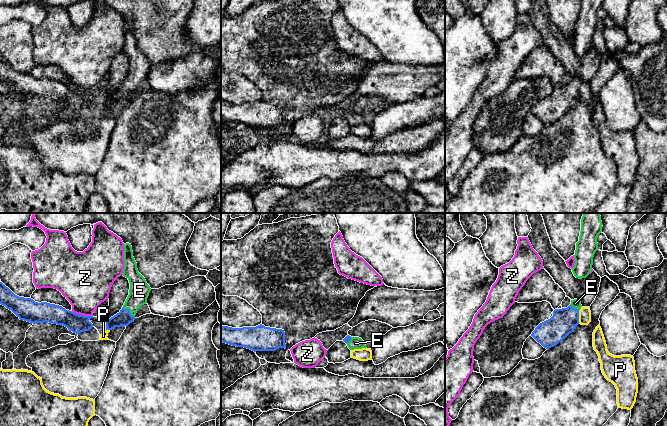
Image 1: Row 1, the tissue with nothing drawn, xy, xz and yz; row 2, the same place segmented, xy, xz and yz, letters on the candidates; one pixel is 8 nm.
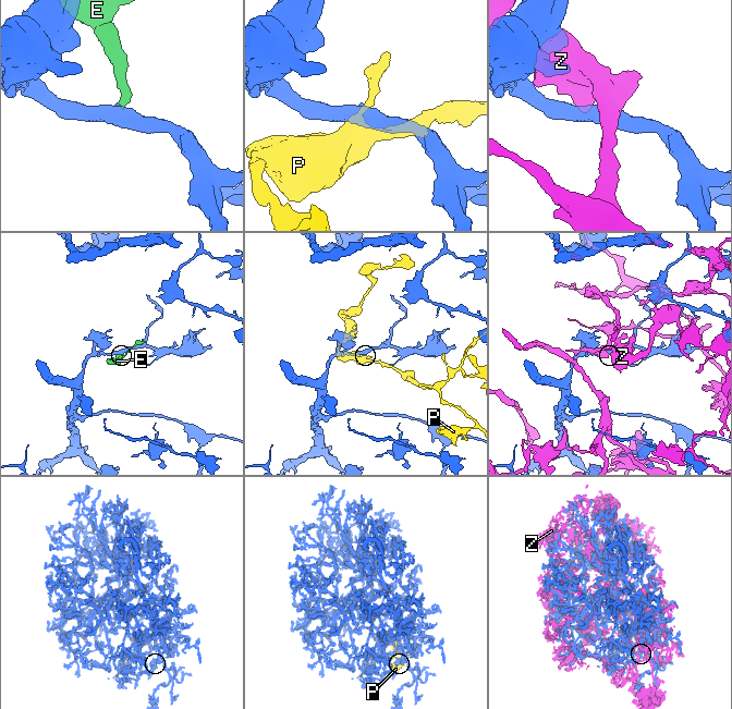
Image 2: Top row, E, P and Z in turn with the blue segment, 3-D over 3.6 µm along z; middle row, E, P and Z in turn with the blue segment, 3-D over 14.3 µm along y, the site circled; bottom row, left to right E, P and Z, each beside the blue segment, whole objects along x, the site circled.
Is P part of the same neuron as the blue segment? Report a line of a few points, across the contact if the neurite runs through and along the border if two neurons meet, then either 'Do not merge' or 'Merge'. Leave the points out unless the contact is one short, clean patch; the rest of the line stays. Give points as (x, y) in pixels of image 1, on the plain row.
Line: yz (578, 86), (579, 99). Do not merge

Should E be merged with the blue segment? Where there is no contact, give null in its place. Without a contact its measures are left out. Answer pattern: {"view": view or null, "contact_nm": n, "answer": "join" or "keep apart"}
{"view": "xy", "contact_nm": 130, "answer": "join"}

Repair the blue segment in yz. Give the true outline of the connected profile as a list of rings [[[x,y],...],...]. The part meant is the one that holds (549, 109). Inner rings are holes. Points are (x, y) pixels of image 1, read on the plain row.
[[[574,75],[567,84],[555,85],[553,92],[540,99],[531,112],[546,125],[556,122],[579,100],[581,83],[581,78]]]

